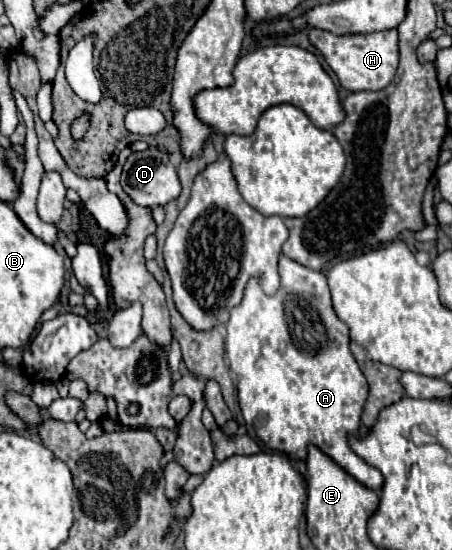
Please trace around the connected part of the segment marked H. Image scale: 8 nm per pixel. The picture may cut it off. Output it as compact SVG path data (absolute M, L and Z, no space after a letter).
M312 27L310 43L324 55L330 69L340 79L340 85L348 91L380 91L390 85L398 67L398 31L376 31L368 35L332 35L328 31Z

